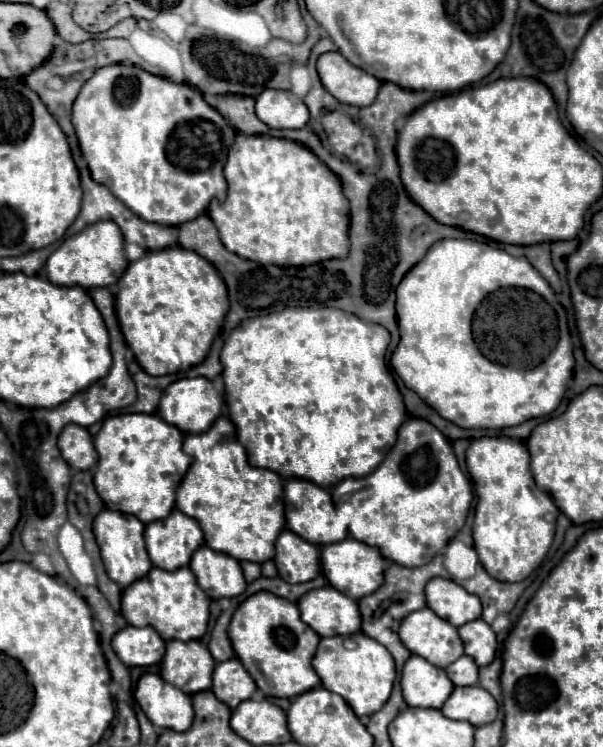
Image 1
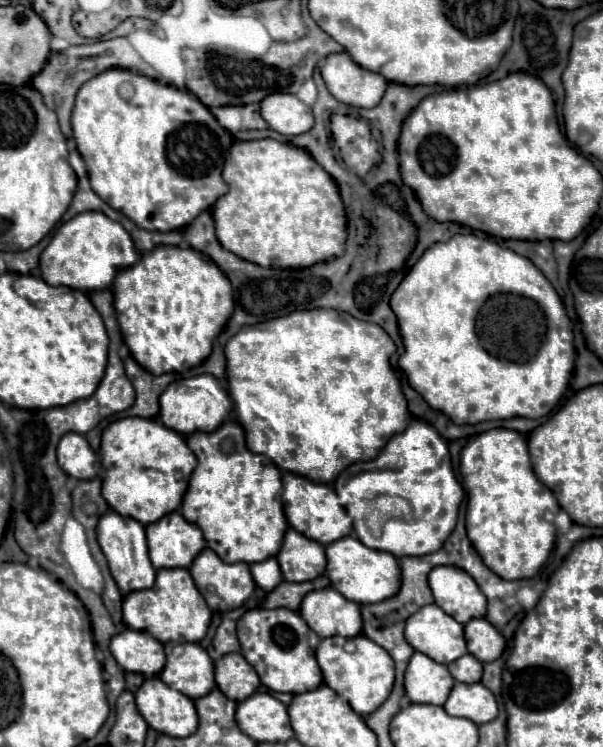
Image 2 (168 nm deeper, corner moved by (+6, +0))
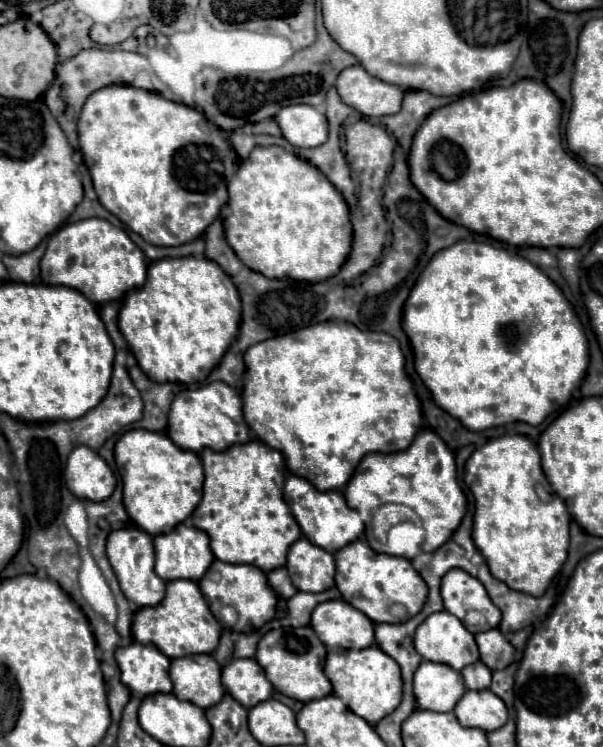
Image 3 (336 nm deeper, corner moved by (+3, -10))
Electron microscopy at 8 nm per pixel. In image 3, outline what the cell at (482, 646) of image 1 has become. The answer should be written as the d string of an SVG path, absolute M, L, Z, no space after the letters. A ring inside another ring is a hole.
M489 629L483 633L475 635L477 645L479 645L479 653L481 653L481 661L491 669L505 669L515 655L515 647L501 635L499 629Z

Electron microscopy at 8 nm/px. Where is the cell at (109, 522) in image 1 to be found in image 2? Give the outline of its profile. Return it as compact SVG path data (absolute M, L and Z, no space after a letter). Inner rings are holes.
M108 511L100 517L96 531L98 531L98 543L102 547L102 553L108 559L110 573L112 573L116 585L120 587L122 595L138 591L138 589L150 589L150 585L154 585L156 569L152 567L152 563L148 559L144 525L134 521L132 517L124 517L116 511Z

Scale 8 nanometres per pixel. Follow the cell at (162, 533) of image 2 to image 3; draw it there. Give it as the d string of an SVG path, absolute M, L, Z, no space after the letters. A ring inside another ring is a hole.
M183 523L177 525L171 533L155 537L155 557L157 557L155 571L165 581L173 581L173 579L199 581L201 575L205 575L209 563L213 563L215 559L209 547L209 535L197 527L187 527Z

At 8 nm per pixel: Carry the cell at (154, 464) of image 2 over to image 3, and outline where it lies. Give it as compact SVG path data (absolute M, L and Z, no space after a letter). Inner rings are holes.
M145 429L127 431L115 445L117 473L123 481L125 507L129 507L129 517L149 535L163 535L173 531L175 525L183 523L201 501L203 495L203 465L201 457L193 451L181 451L165 433L153 433Z

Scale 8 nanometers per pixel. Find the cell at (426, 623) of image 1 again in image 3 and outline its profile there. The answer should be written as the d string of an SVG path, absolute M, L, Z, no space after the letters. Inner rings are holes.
M449 611L433 613L417 627L415 649L423 659L449 663L457 671L479 659L473 633L469 633Z

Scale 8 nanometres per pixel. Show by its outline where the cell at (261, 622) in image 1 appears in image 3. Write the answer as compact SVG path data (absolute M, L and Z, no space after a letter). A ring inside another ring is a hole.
M299 627L299 629L273 629L269 631L257 645L255 659L265 667L267 679L273 683L273 687L299 701L313 701L321 699L331 693L333 685L323 673L327 649L315 635L311 627Z

